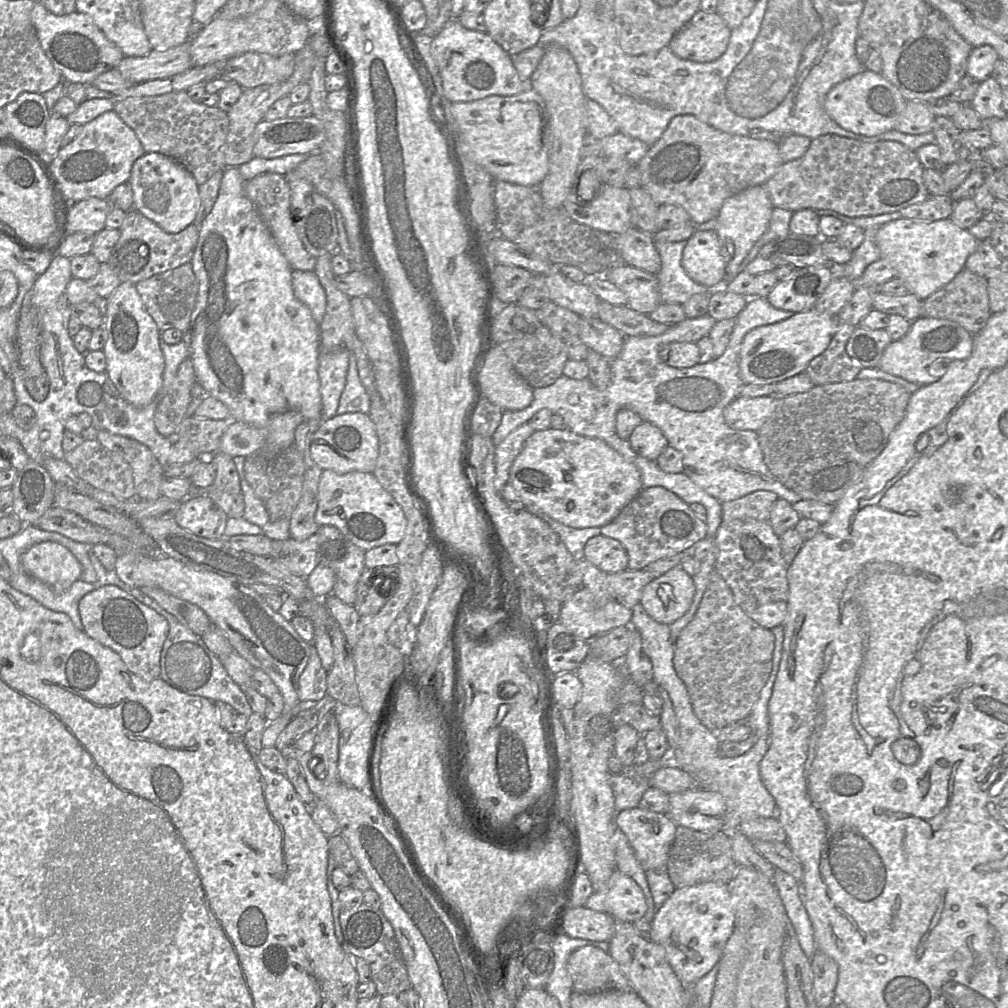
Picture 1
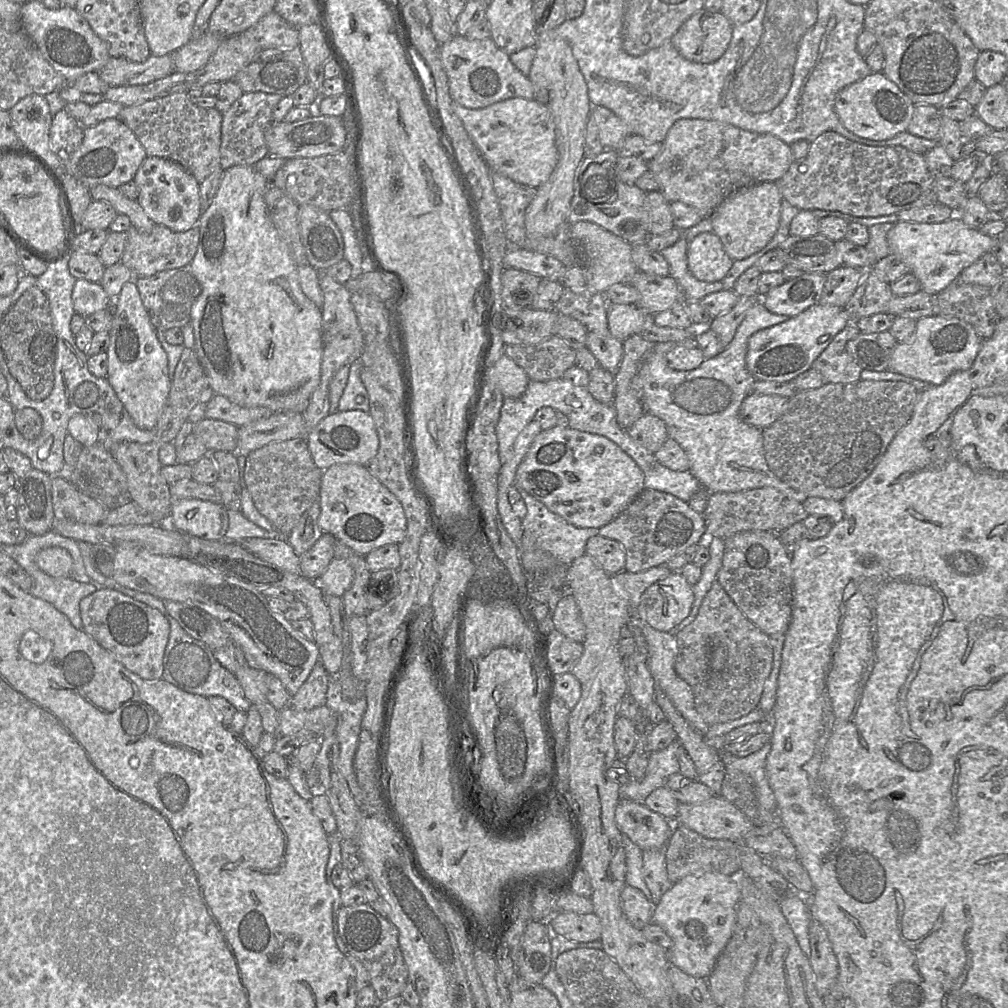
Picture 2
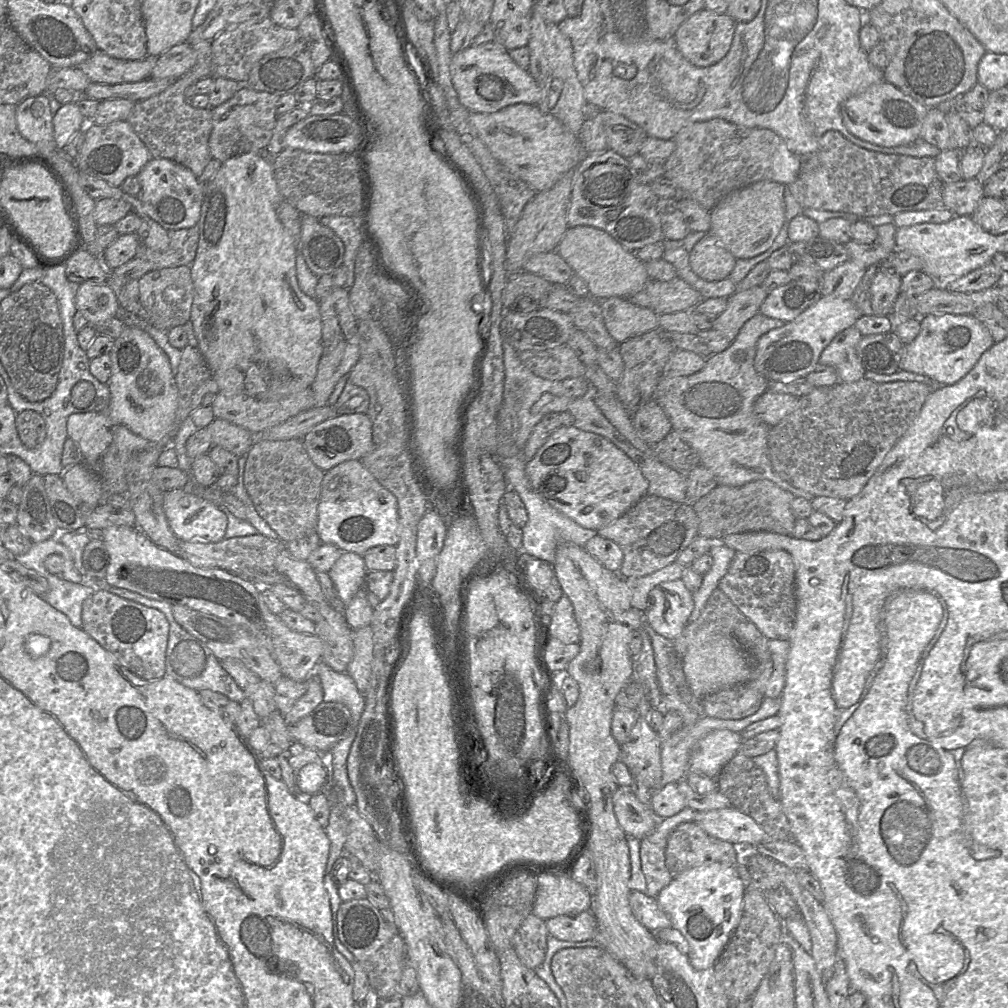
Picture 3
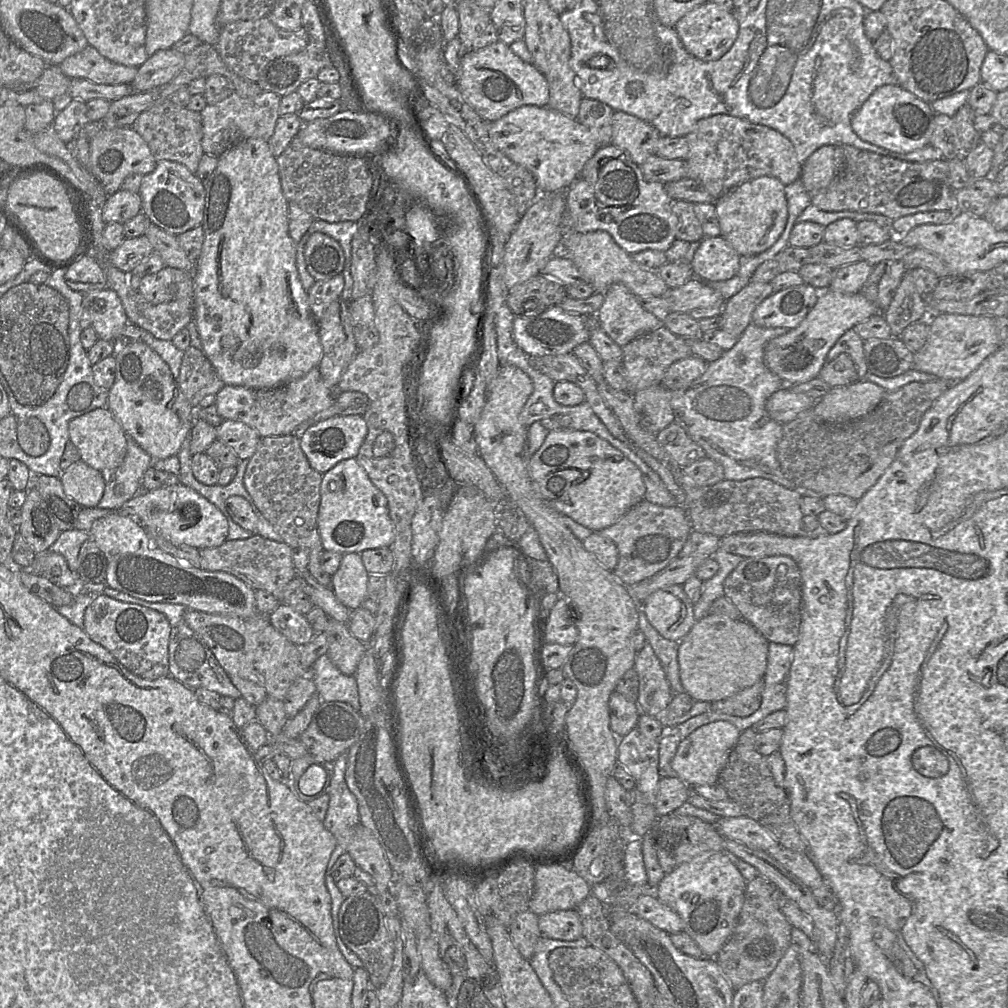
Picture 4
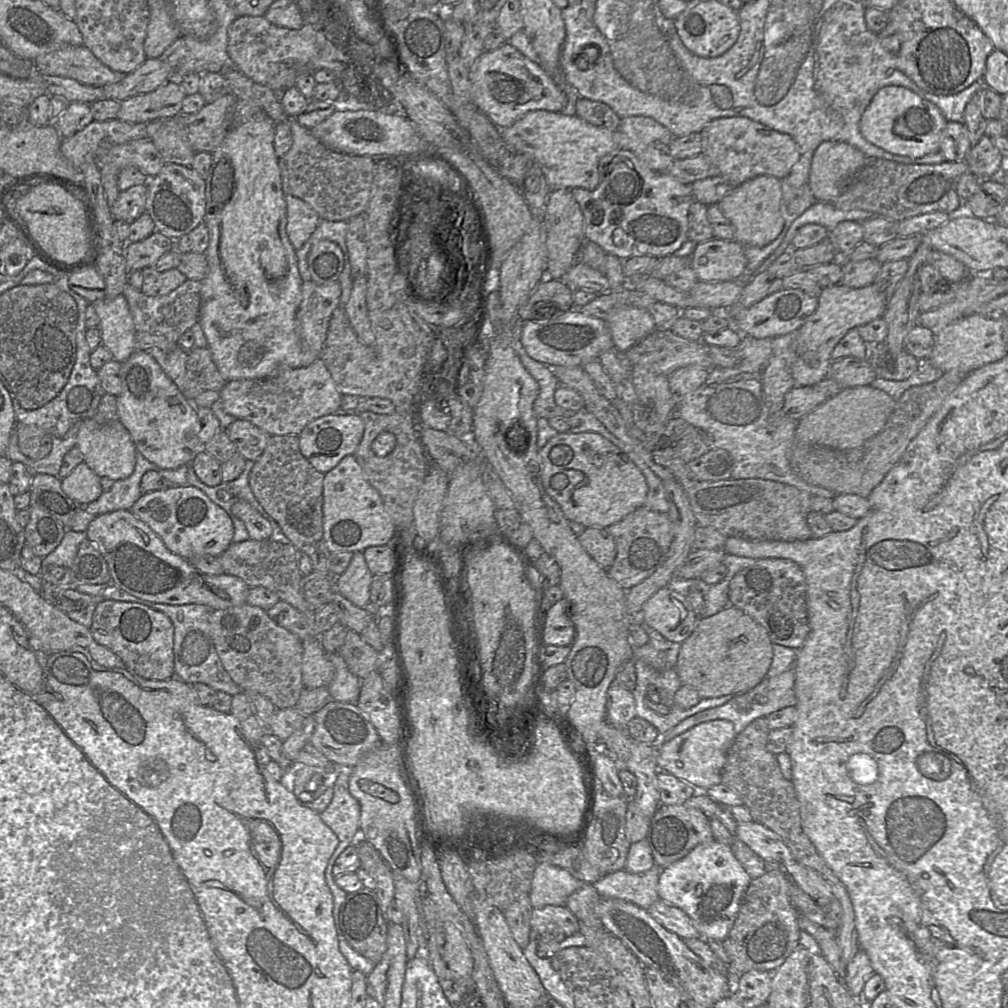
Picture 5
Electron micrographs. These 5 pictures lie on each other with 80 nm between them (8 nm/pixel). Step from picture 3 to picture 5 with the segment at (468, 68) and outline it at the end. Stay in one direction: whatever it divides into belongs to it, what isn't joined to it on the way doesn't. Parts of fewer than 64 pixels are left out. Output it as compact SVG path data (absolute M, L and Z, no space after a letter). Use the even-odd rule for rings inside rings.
M509 43L503 44L496 50L483 52L469 69L469 74L470 101L499 129L512 126L528 112L537 110L562 112L567 104L566 96L546 72Z

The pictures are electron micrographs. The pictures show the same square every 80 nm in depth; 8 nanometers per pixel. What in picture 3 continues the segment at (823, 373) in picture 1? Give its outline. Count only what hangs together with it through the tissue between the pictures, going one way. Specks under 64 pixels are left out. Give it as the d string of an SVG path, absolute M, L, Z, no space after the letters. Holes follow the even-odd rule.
M855 326L845 329L823 350L819 364L835 368L839 382L851 383L863 379L866 370L856 352L861 338L862 335Z

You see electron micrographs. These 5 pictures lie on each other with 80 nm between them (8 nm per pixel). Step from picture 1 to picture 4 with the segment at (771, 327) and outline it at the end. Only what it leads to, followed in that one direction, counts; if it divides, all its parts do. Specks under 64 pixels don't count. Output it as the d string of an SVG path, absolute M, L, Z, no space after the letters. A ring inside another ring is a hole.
M827 289L821 291L814 307L796 328L770 340L764 348L766 367L786 385L808 382L817 378L827 362L827 354L848 330L877 314L876 306L860 292L844 294Z

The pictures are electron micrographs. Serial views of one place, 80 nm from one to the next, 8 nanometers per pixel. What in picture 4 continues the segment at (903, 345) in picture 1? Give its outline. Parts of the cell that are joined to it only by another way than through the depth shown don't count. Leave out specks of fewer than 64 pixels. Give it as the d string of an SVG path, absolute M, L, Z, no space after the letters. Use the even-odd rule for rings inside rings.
M931 314L924 321L928 324L928 338L924 346L914 353L913 370L933 374L939 379L951 382L962 381L974 372L980 364L1001 345L996 331L995 317Z

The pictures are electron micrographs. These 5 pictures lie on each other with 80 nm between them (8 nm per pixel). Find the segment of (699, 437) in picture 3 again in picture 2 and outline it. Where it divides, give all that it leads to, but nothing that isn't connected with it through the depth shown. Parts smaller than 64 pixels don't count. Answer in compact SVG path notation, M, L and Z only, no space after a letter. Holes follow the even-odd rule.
M761 299L747 311L731 343L718 355L705 359L699 367L689 371L669 368L665 355L678 344L658 342L639 369L645 411L665 423L668 437L674 439L685 451L690 462L689 471L709 493L772 487L786 498L800 503L808 497L786 485L770 471L764 454L762 430L745 423L739 414L743 400L752 393L756 381L746 366L749 338L759 330L788 319L786 315L768 311Z

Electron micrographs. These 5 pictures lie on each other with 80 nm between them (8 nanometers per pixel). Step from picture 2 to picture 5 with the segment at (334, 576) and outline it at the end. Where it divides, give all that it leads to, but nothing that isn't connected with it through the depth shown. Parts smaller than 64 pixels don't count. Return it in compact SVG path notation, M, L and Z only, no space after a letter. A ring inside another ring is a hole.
M354 552L347 569L335 577L335 590L354 605L363 608L370 602L372 577L363 552Z

